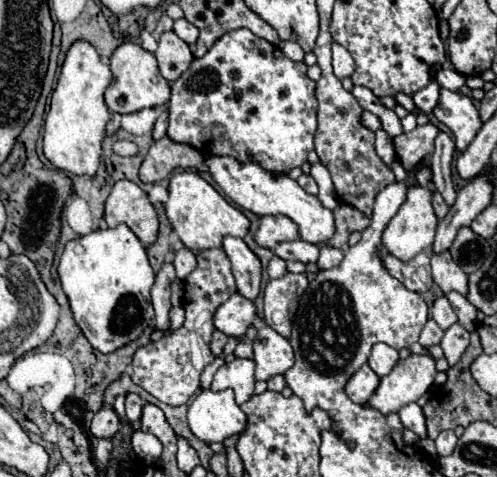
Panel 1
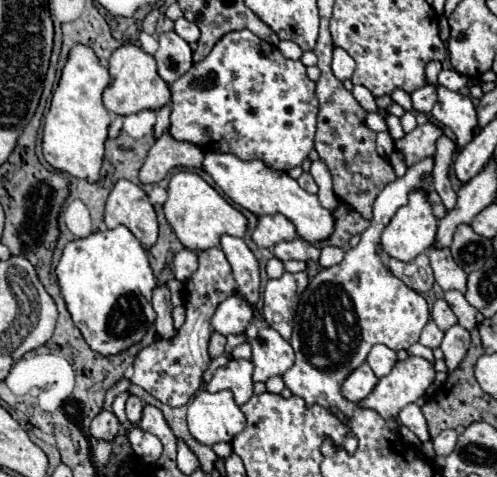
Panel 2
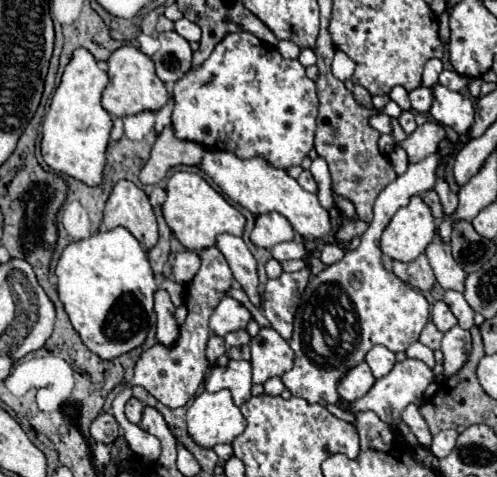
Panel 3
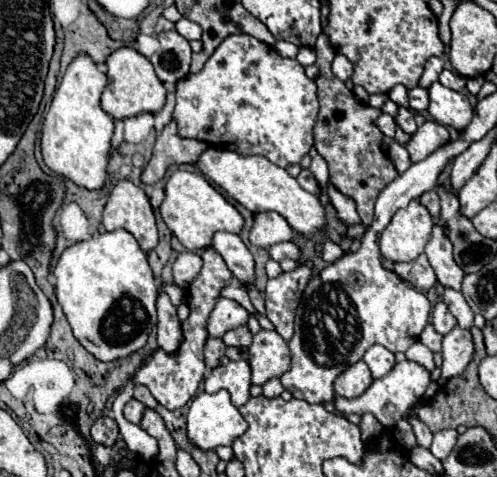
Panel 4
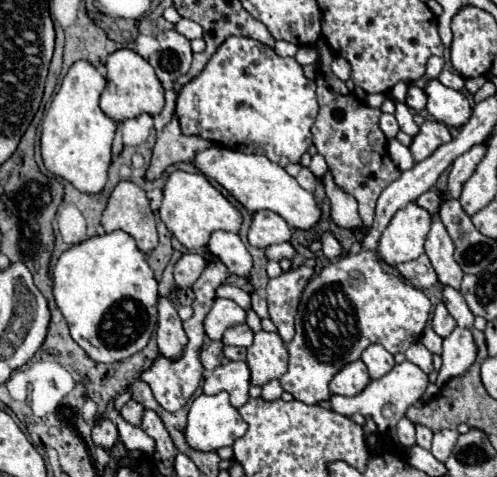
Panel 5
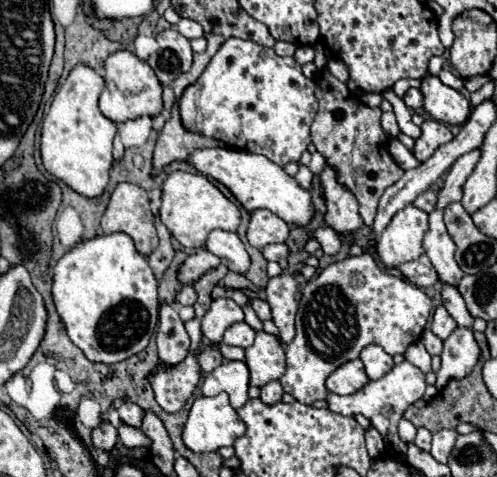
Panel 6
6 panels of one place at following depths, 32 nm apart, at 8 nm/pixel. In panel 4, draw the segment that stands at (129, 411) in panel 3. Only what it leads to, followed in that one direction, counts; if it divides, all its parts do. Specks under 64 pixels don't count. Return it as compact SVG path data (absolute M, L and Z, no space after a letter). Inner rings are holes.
M130 400L126 406L124 406L124 416L126 416L126 420L128 422L132 422L132 424L140 424L140 420L142 420L142 412L144 412L144 404L142 402L138 402L138 400Z

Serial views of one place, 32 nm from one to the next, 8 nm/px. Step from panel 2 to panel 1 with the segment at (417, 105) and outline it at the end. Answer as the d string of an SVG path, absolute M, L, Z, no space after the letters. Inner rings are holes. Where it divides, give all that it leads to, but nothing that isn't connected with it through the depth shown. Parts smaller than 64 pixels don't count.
M432 80L426 88L418 90L412 98L414 98L414 102L416 102L418 110L422 110L422 112L430 114L430 112L434 110L434 106L438 104L438 96L440 96L440 84L438 84L436 80Z

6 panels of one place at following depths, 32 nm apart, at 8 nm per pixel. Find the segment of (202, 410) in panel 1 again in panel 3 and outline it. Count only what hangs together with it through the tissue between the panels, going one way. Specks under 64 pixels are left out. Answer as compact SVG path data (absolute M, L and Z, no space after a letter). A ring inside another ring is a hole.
M228 390L220 392L202 392L198 394L192 404L188 406L188 434L204 448L212 448L216 444L230 444L238 434L246 428L246 418L242 416L240 408L232 402L232 394Z

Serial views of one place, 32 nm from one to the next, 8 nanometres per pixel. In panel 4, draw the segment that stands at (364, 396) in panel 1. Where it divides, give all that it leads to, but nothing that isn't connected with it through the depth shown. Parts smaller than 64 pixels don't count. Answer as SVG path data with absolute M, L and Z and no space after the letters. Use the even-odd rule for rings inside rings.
M356 362L350 368L346 368L334 382L334 390L338 396L344 398L358 398L362 396L368 386L372 384L372 374L366 366L366 362Z

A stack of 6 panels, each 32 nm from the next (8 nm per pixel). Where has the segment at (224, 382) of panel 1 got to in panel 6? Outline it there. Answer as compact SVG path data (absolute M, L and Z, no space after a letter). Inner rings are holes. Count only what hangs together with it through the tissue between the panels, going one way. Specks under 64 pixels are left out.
M226 362L206 374L202 384L204 396L226 392L232 408L242 408L248 402L248 366L244 362Z

